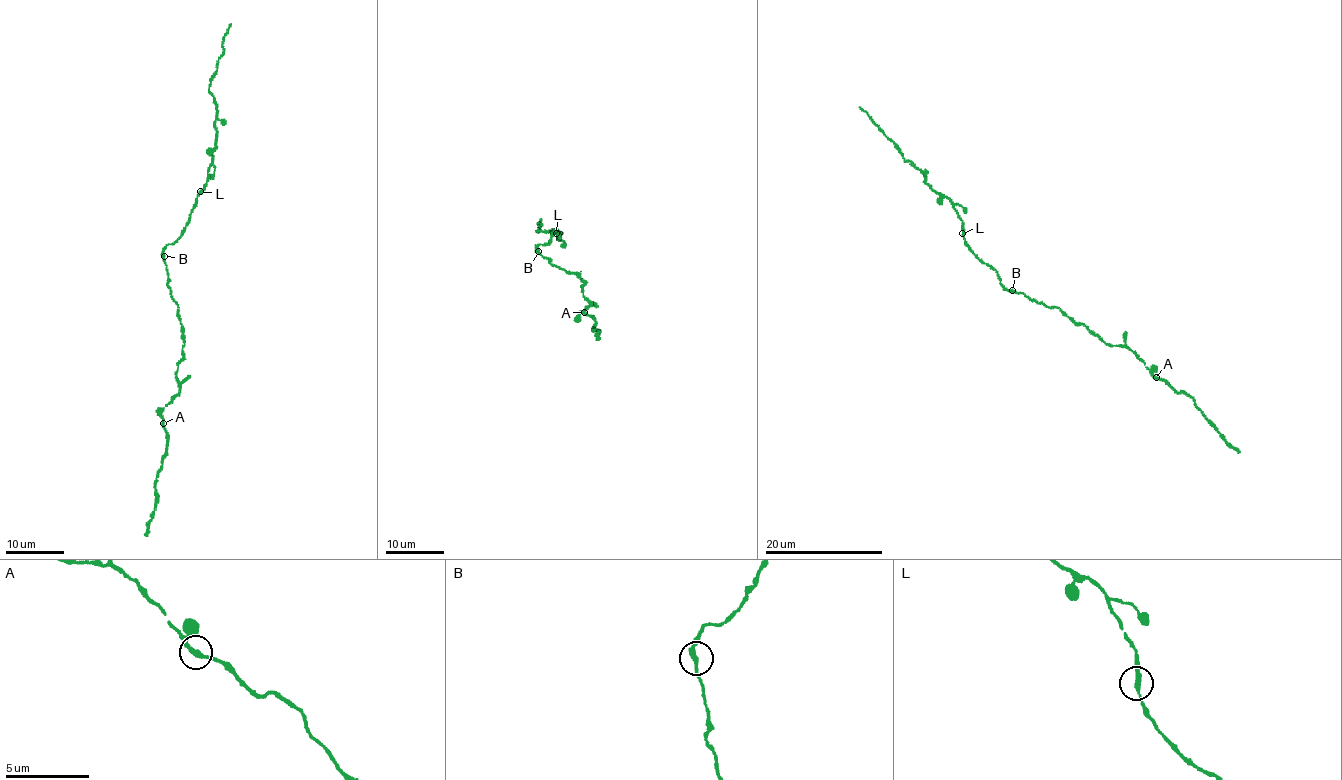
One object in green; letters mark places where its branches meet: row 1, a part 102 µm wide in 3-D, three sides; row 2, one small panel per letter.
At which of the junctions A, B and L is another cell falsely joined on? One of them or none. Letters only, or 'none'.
none

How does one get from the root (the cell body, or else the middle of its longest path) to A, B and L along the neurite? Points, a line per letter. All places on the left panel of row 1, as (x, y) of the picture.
A: (168, 277), (168, 286), (178, 307), (184, 344), (175, 377), (178, 393), (164, 408), (163, 423)
B: (168, 277), (164, 256)
L: (168, 277), (164, 248), (185, 230), (200, 191)

